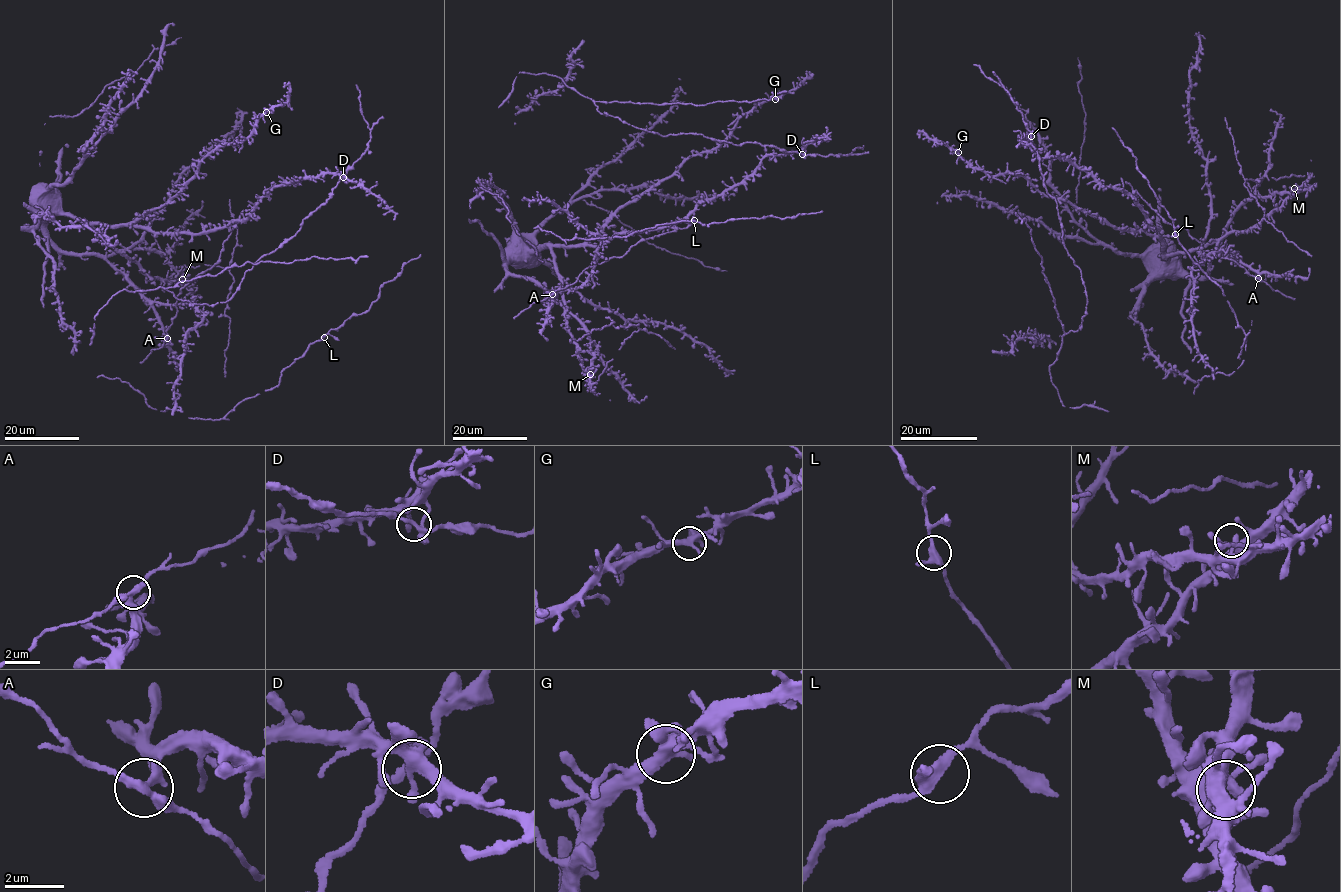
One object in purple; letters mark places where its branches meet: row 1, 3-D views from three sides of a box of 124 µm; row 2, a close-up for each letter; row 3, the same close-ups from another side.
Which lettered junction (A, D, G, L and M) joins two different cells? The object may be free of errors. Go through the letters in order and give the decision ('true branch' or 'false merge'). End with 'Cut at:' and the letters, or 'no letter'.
A: false merge
D: true branch
G: true branch
L: true branch
M: true branch
Cut at: A

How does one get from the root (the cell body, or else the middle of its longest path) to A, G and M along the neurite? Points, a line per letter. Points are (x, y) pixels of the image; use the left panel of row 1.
A: (39, 199), (45, 191), (51, 194), (46, 227), (51, 241), (64, 251), (111, 263), (150, 304), (167, 338)
G: (39, 199), (48, 190), (62, 212), (89, 223), (133, 221), (179, 195), (204, 157), (250, 137), (266, 112)
M: (39, 199), (49, 190), (59, 209), (80, 218), (152, 280), (167, 283), (182, 279)

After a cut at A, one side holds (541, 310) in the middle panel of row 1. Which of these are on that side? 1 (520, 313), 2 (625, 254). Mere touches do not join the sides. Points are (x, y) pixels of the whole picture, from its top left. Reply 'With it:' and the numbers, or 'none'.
With it: none

